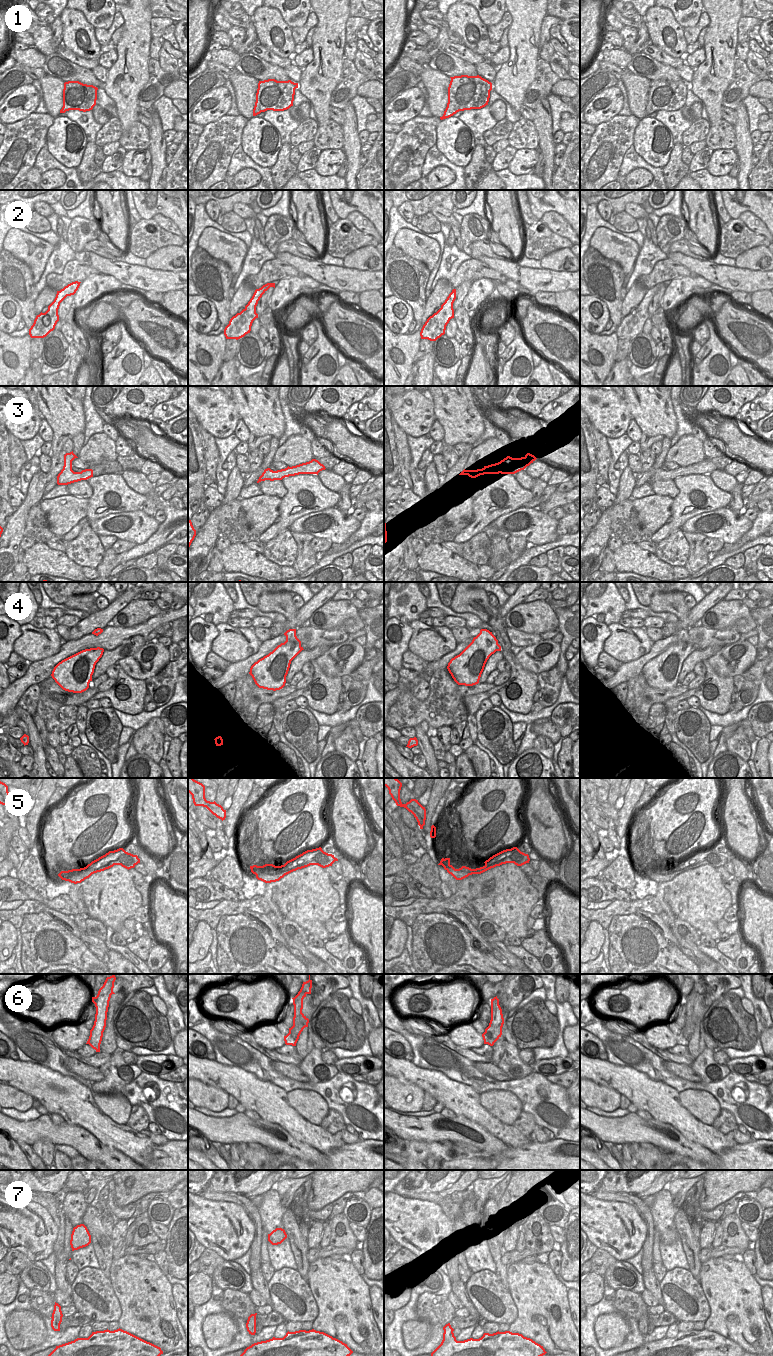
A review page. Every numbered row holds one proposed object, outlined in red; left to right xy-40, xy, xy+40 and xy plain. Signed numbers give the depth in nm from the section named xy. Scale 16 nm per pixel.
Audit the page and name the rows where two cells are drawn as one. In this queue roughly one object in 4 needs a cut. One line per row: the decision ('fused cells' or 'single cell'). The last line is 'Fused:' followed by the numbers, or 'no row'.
1: single cell
2: single cell
3: single cell
4: single cell
5: single cell
6: fused cells
7: single cell
Fused: 6

